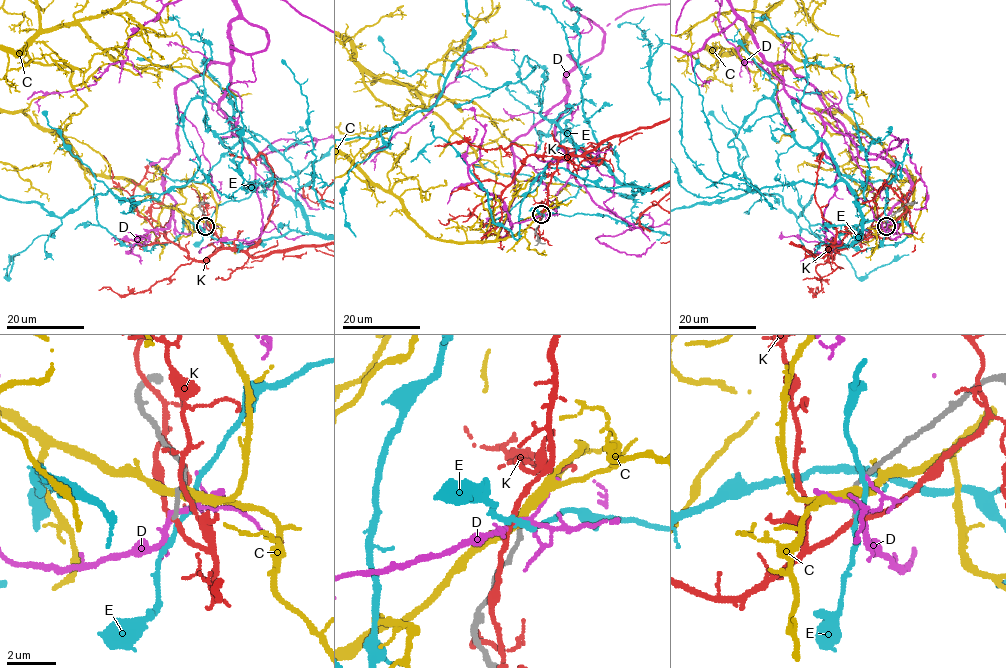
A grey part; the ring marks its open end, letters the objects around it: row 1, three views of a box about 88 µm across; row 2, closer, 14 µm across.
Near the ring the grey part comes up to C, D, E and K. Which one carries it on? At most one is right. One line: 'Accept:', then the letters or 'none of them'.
Accept: E

